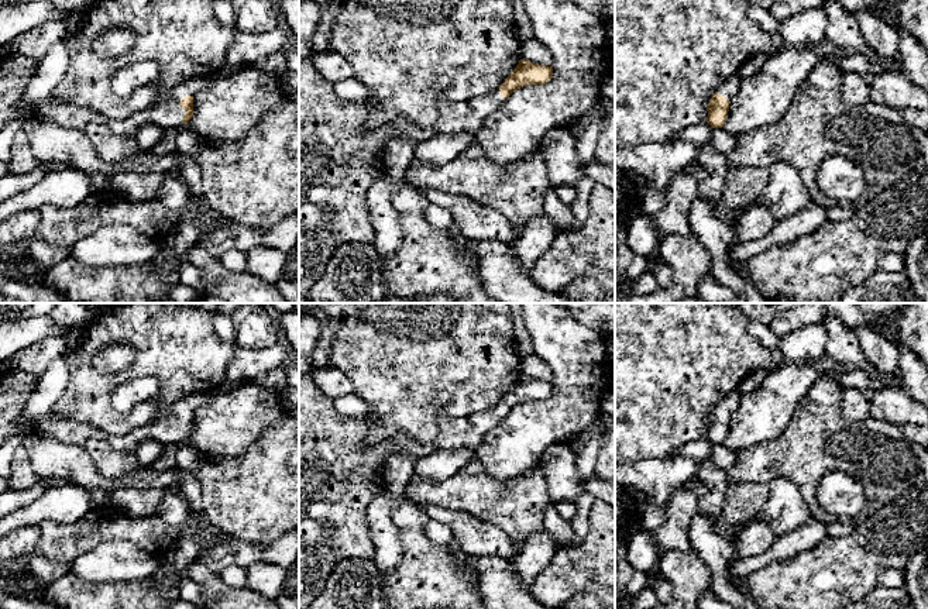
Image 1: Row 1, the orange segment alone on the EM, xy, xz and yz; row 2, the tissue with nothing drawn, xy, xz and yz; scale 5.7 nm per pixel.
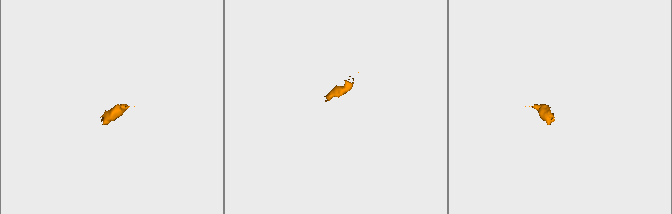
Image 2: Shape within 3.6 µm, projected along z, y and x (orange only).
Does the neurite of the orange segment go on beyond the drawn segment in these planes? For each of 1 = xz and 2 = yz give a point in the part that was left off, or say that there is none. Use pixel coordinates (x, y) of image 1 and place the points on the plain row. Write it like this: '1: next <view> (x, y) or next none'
1: next xz (339, 475)
2: next yz (728, 405)

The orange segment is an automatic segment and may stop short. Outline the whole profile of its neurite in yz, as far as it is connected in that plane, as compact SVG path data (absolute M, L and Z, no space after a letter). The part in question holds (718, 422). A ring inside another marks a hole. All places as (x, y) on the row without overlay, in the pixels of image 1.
M733 390L732 393L722 398L718 406L714 409L708 419L708 436L707 438L712 444L722 444L729 427L729 420L732 413L738 409L740 403L742 393Z

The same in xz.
M319 368L299 379L299 609L309 609L310 603L322 593L333 567L344 558L372 558L375 546L367 520L368 505L384 493L384 469L386 460L405 450L416 460L436 451L470 450L475 453L484 436L496 427L505 416L518 405L529 400L543 400L553 393L553 382L532 379L520 375L513 388L492 409L463 417L448 417L437 412L439 431L434 440L426 445L408 440L385 440L378 447L368 448L364 438L375 417L370 413L360 419L351 419L334 409L333 399L324 395L313 382L313 374Z

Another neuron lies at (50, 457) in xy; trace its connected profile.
M37 429L25 436L23 445L37 476L68 479L85 489L97 488L111 493L121 486L166 489L181 484L175 468L155 471L152 465L118 481L107 479L82 445L62 443Z

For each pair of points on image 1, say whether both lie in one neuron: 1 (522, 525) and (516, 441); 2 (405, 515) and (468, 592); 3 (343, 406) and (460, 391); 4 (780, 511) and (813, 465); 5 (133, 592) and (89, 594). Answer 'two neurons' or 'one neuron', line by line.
1: two neurons
2: one neuron
3: two neurons
4: two neurons
5: one neuron

